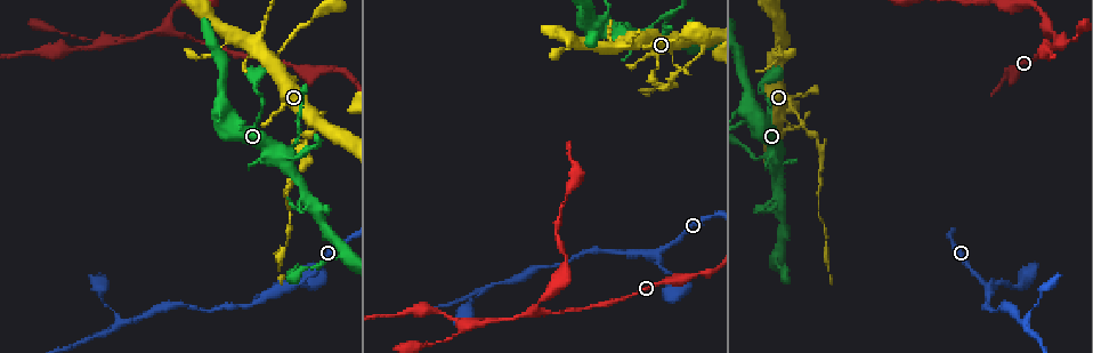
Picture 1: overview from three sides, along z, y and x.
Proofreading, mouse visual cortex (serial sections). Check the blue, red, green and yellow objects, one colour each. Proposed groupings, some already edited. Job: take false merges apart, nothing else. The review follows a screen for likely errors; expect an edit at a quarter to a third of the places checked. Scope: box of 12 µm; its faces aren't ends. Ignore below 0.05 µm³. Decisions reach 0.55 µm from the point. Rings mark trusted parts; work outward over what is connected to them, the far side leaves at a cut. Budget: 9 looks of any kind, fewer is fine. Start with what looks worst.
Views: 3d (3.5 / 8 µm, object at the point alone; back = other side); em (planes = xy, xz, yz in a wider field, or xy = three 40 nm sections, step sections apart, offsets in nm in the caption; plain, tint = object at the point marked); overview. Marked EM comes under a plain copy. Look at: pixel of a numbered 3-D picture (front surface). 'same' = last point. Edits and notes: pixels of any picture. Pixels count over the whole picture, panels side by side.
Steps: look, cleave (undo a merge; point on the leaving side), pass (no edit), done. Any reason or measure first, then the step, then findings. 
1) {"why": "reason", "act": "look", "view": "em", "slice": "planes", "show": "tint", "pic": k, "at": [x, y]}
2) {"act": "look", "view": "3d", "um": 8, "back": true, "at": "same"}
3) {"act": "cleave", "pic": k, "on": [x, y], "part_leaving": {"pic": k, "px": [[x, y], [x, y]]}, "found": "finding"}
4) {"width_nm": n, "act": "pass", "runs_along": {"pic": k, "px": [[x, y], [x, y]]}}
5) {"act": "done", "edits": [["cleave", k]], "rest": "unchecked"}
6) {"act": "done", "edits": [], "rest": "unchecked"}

{"why": "narrows sharply", "act": "look", "view": "3d", "um": 3.5, "back": true, "pic": 1, "at": [689, 61]}

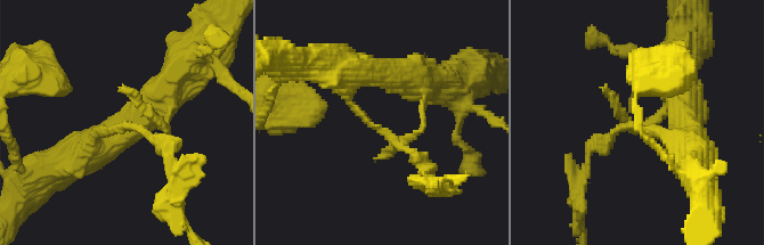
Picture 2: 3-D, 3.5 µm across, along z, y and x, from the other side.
{"arm_widths_nm": [150, 400], "act": "look", "view": "em", "slice": "xy", "step": 5, "show": "tint", "pic": 2, "at": [373, 127]}

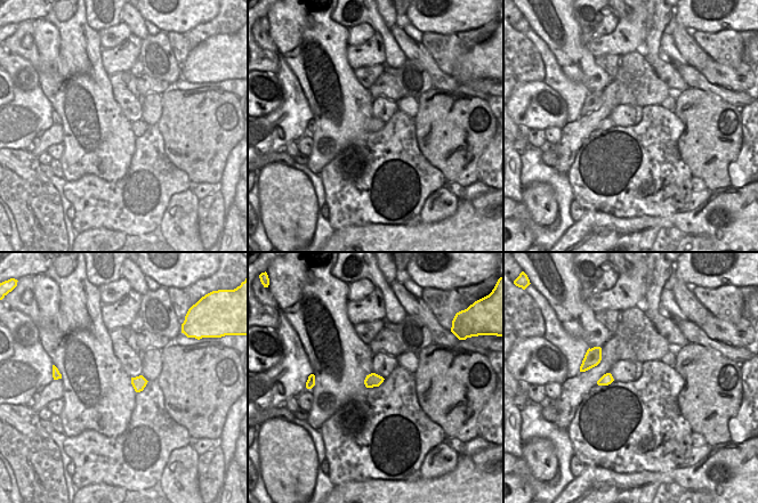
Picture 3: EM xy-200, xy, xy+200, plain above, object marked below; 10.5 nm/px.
{"act": "cleave", "pic": 2, "on": [611, 136], "part_leaving": {"pic": 2, "px": [[632, 127], [594, 144], [585, 172]]}, "found": "a second cell is stuck on"}

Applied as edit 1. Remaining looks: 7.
{"why": "redraw", "act": "look", "view": "overview"}

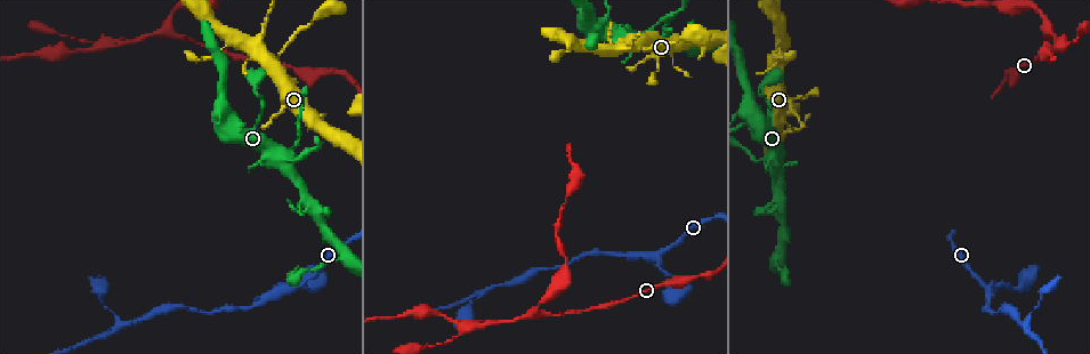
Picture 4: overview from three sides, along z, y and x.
{"why": "abrupt turn", "act": "look", "view": "3d", "um": 3.5, "pic": 4, "at": [307, 286]}

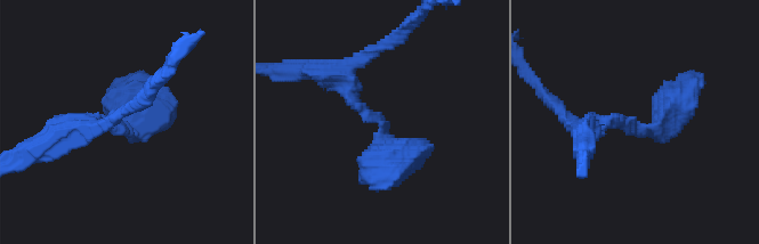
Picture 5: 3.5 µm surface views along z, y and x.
{"act": "look", "view": "em", "slice": "planes", "show": "tint", "pic": 5, "at": [381, 141]}

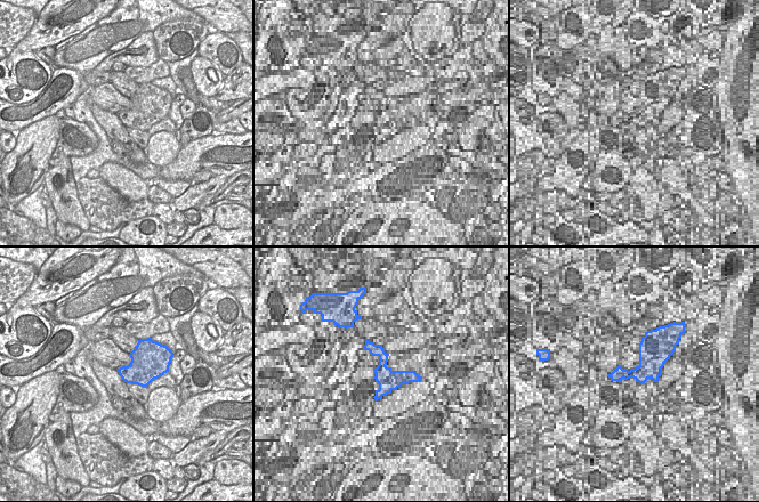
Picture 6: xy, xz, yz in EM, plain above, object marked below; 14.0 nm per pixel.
{"act": "pass", "runs_along": {"pic": 5, "px": [[341, 72], [384, 124], [390, 186]]}, "found": "continuous, no second cell"}

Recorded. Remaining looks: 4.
{"why": "two arms in line, one across", "act": "look", "view": "3d", "um": 3.5, "pic": 4, "at": [288, 161]}

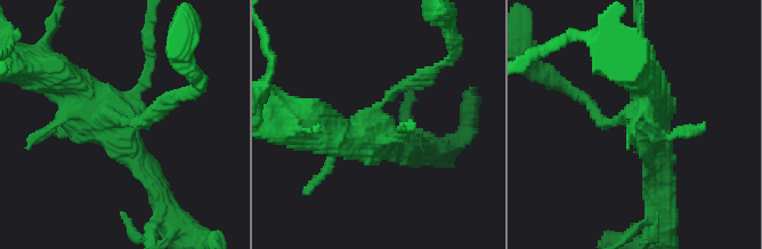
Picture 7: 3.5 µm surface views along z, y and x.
{"why": "now the EM", "act": "look", "view": "em", "slice": "planes", "show": "tint", "pic": 7, "at": [378, 137]}

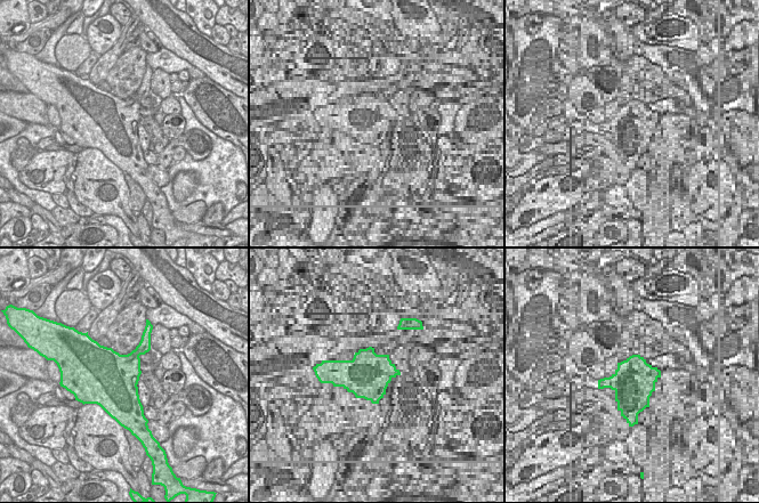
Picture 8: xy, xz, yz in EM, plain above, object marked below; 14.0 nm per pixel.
{"act": "pass", "runs_along": {"pic": 7, "px": [[45, 71], [100, 105], [153, 173]]}, "found": "all the same cell"}

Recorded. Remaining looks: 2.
{"why": "narrows sharply", "act": "look", "view": "3d", "um": 3.5, "pic": 4, "at": [485, 289]}

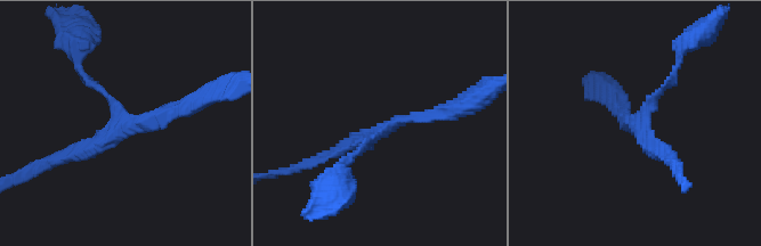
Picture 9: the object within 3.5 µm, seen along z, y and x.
{"act": "look", "view": "em", "slice": "planes", "show": "tint", "pic": 9, "at": [123, 124]}

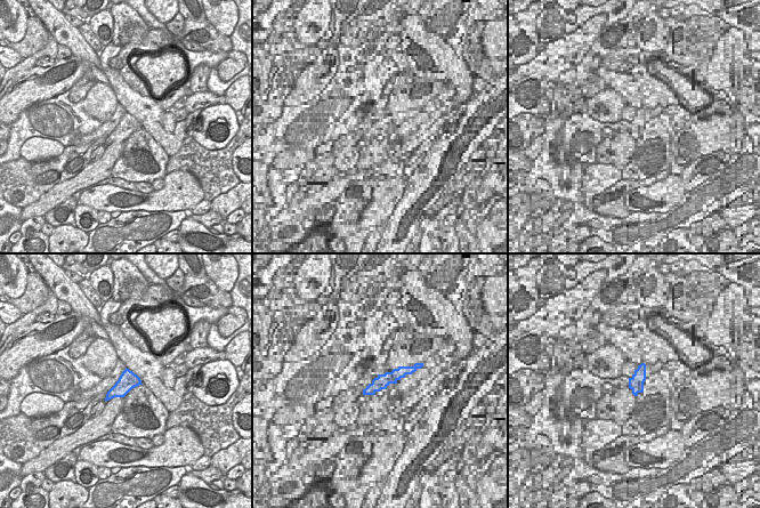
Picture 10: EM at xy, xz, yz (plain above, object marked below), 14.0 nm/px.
{"width_nm": 260, "act": "pass", "runs_along": {"pic": 9, "px": [[444, 113], [378, 130], [336, 165]]}, "found": "all the same cell"}

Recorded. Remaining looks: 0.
{"act": "done", "edits": [["cleave", 2]], "rest": "unchecked"}

